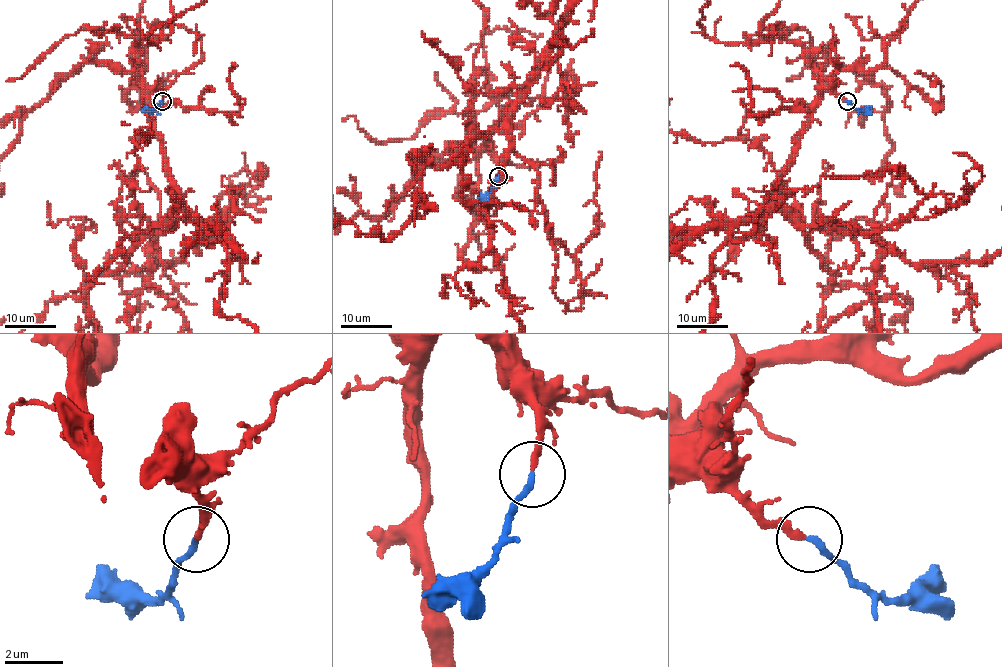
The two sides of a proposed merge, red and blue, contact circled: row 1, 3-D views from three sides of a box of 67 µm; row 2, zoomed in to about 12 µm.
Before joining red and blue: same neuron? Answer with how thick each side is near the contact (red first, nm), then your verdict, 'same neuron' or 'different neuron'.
240/220 nm | same neuron

